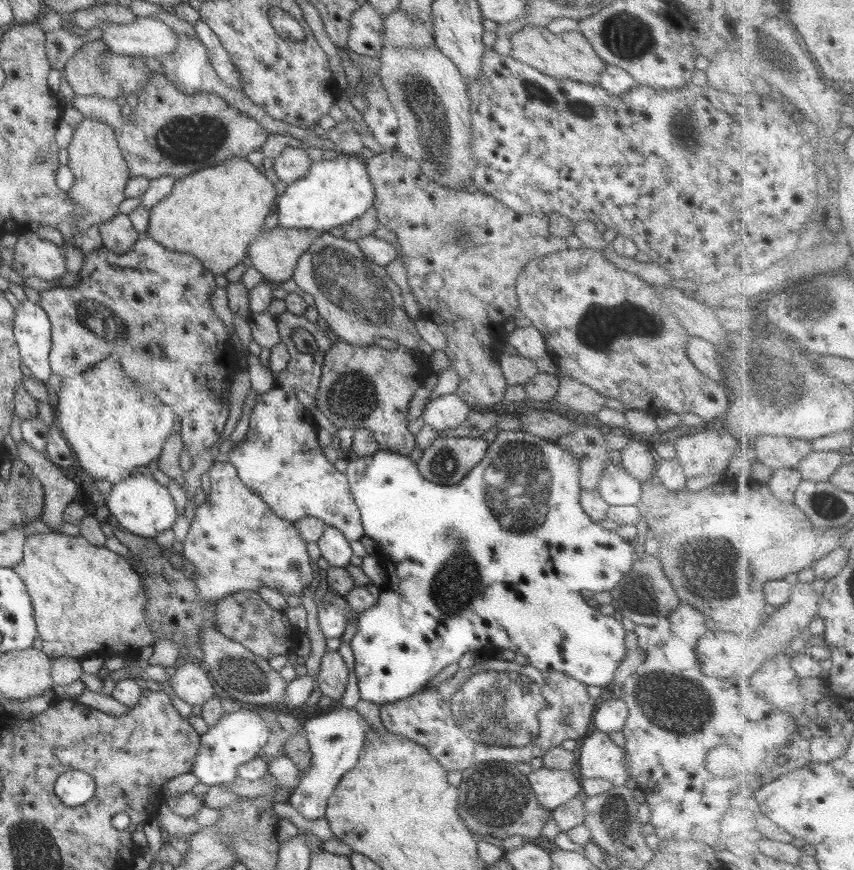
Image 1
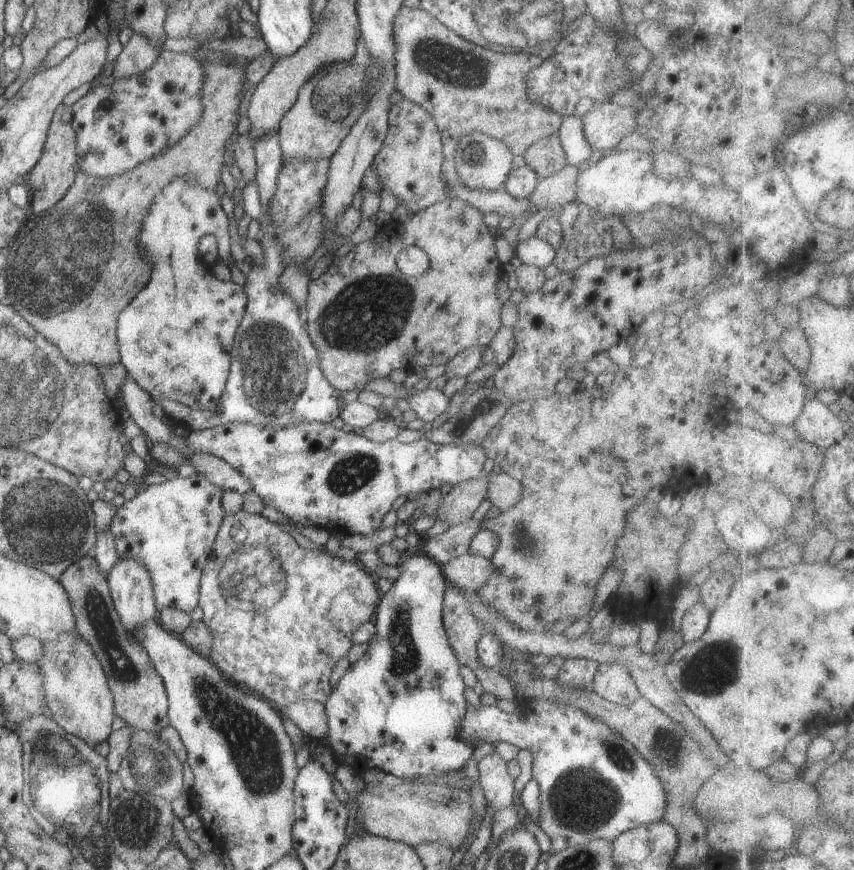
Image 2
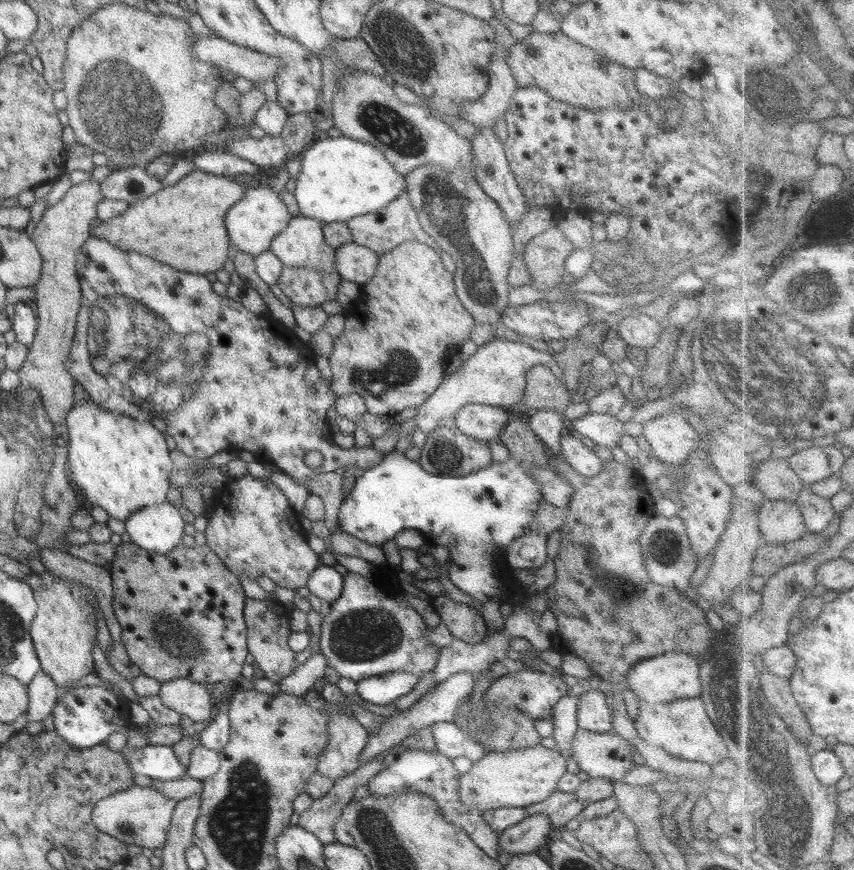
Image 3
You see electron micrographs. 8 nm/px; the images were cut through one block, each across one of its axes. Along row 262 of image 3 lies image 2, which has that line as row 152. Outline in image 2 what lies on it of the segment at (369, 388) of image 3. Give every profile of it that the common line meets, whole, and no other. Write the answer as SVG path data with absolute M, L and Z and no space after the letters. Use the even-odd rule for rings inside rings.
M402 99L389 110L389 125L384 144L373 160L381 190L390 192L398 205L406 204L414 214L450 197L446 196L442 176L443 140L433 116L412 101Z

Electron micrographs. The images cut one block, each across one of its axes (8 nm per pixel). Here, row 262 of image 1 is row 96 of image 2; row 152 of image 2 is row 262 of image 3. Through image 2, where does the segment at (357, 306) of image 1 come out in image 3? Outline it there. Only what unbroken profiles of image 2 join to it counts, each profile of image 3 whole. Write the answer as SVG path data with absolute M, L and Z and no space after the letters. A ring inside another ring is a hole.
M302 215L292 216L284 232L272 240L270 251L281 261L284 267L318 269L319 271L336 271L334 255L336 250L326 243L323 227L319 220Z

